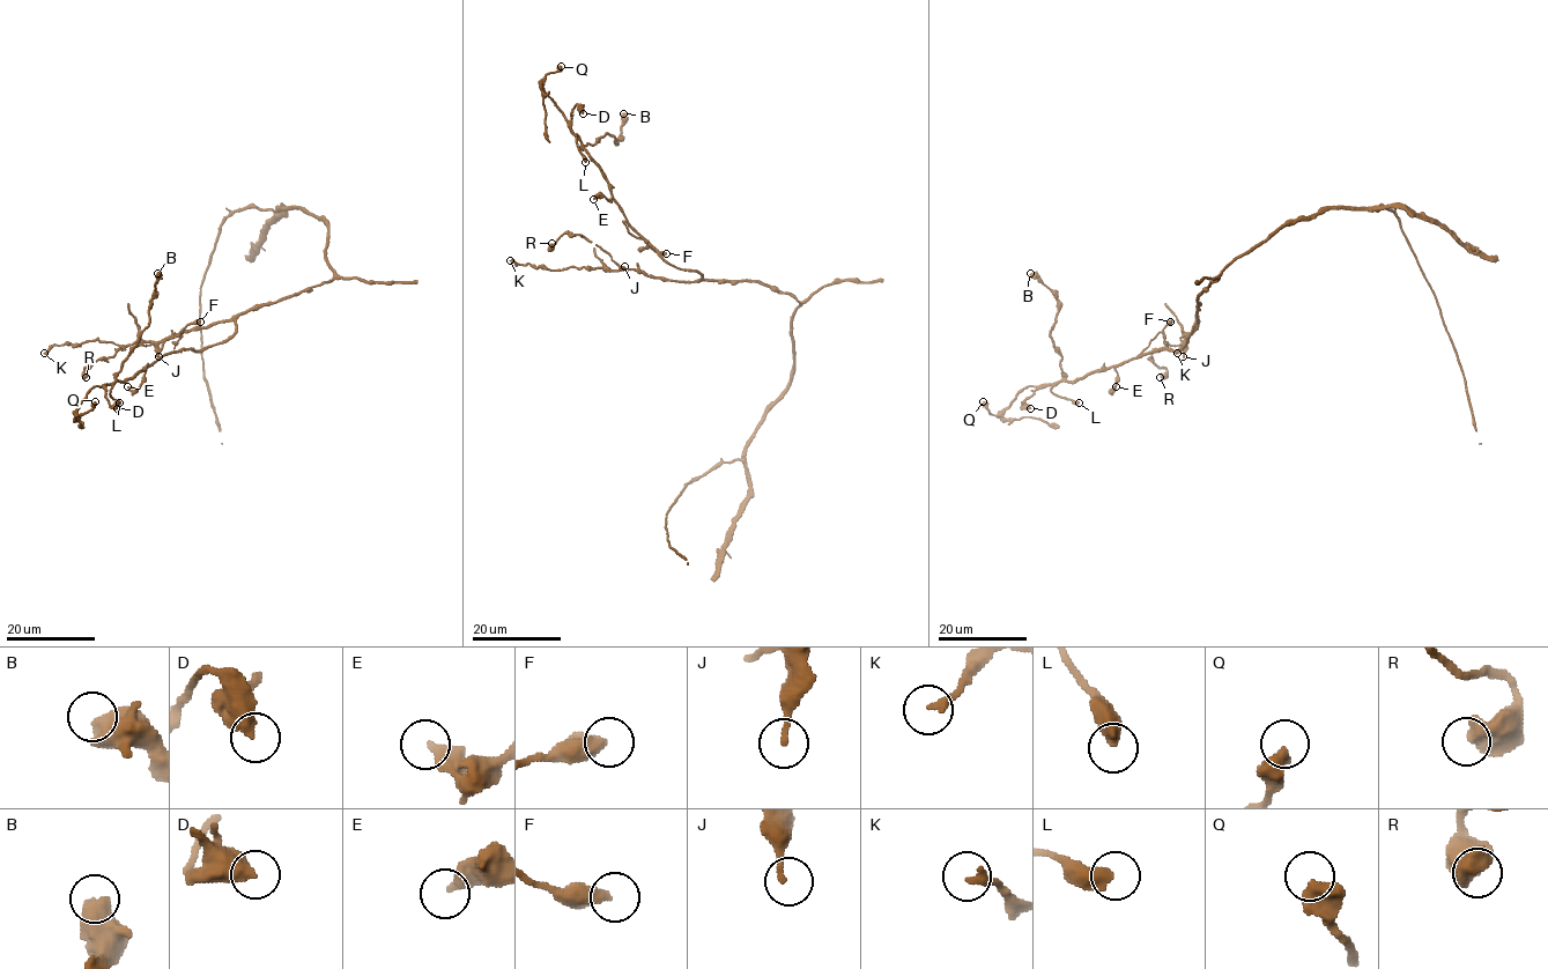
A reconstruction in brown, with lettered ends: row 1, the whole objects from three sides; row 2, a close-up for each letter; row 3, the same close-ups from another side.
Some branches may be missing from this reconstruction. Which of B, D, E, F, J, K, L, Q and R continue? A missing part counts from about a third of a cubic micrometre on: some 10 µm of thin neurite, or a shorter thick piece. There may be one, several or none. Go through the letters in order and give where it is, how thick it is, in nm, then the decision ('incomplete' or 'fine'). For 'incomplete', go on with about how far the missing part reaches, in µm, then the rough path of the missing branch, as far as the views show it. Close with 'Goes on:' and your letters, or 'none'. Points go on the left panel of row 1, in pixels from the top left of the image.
B: place (157, 273); calibre 650 nm; fine
D: place (117, 408); calibre 480 nm; fine
E: place (127, 386); calibre 360 nm; fine
F: place (200, 322); calibre 440 nm; fine
J: place (158, 356); calibre 180 nm; fine
K: place (44, 353); calibre 260 nm; fine
L: place (119, 402); calibre 460 nm; fine
Q: place (95, 401); calibre 600 nm; fine
R: place (86, 377); calibre 650 nm; fine
Goes on: none

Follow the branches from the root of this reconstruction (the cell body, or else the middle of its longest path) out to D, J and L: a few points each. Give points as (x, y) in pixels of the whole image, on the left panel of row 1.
D: (326, 263), (331, 280), (254, 304), (227, 339), (171, 352), (109, 383), (105, 397), (117, 408)
J: (326, 263), (334, 272), (327, 282), (274, 302), (254, 304), (228, 320), (171, 334), (158, 345), (158, 356)
L: (326, 263), (331, 280), (254, 304), (227, 339), (171, 352), (116, 381), (109, 393), (119, 402)

